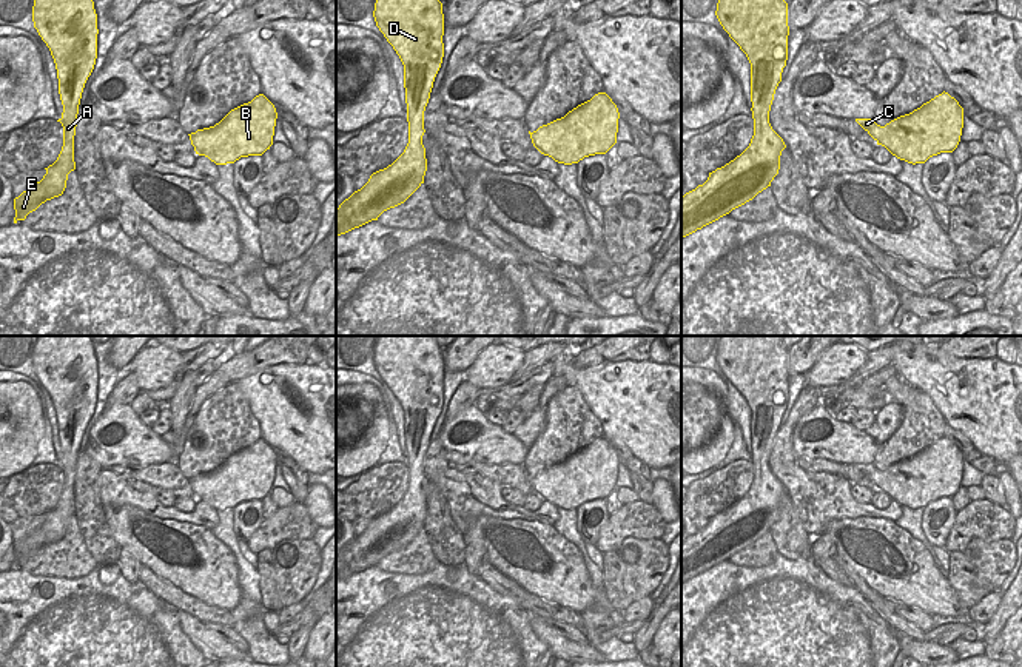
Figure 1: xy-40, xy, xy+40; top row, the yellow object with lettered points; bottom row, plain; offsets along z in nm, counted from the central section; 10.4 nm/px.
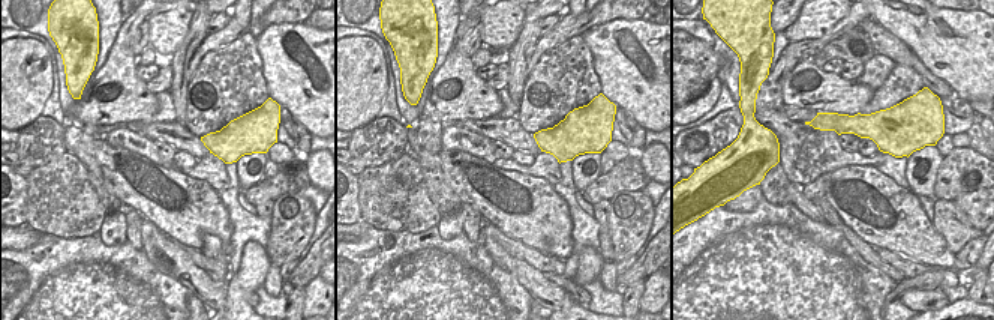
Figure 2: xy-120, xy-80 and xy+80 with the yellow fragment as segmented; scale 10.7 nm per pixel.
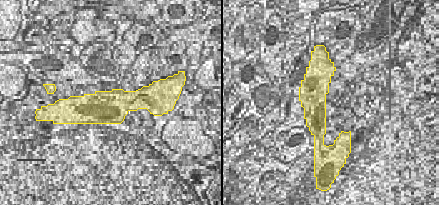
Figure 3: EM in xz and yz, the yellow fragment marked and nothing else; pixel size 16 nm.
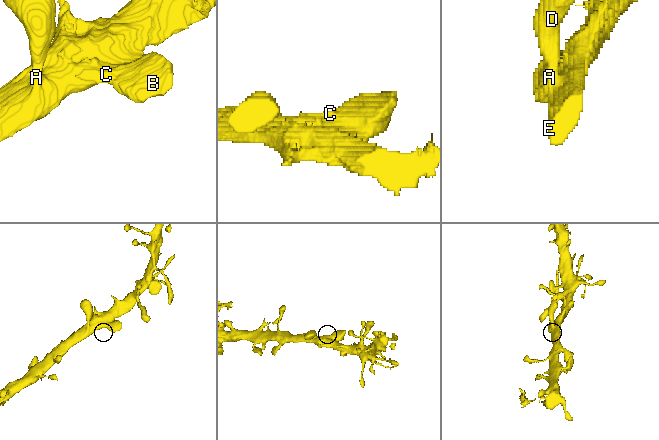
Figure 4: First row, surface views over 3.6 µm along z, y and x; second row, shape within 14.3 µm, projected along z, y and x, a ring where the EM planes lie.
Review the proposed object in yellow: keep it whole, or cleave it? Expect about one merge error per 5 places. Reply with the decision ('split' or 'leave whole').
leave whole

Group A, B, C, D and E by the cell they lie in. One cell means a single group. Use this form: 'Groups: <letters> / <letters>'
Groups: A B C D E.

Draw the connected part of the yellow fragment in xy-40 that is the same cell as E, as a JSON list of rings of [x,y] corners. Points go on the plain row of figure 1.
[[[37,336],[32,367],[51,396],[63,450],[63,491],[57,505],[34,531],[14,544],[14,568],[25,565],[42,548],[59,542],[66,533],[68,519],[76,514],[74,481],[79,450],[97,404],[97,359],[91,336]]]

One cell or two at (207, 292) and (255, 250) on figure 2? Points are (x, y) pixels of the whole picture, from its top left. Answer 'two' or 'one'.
two

